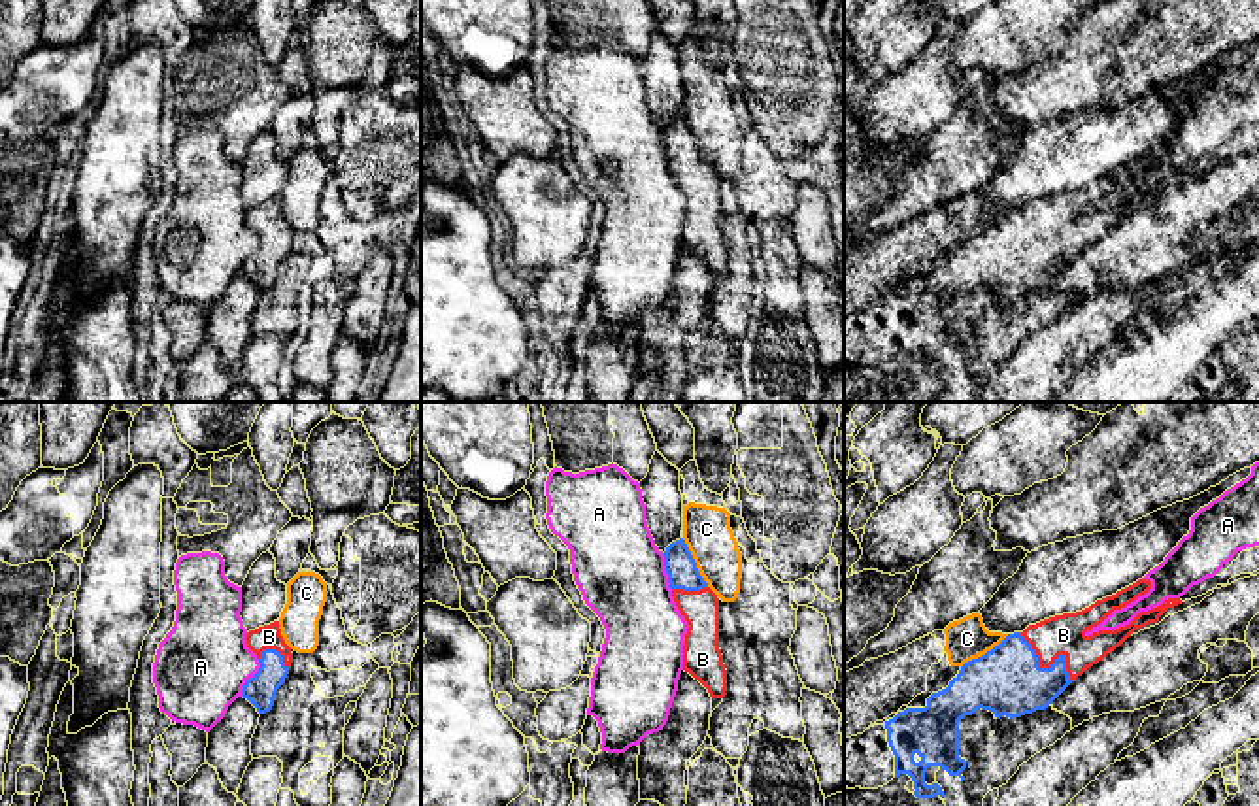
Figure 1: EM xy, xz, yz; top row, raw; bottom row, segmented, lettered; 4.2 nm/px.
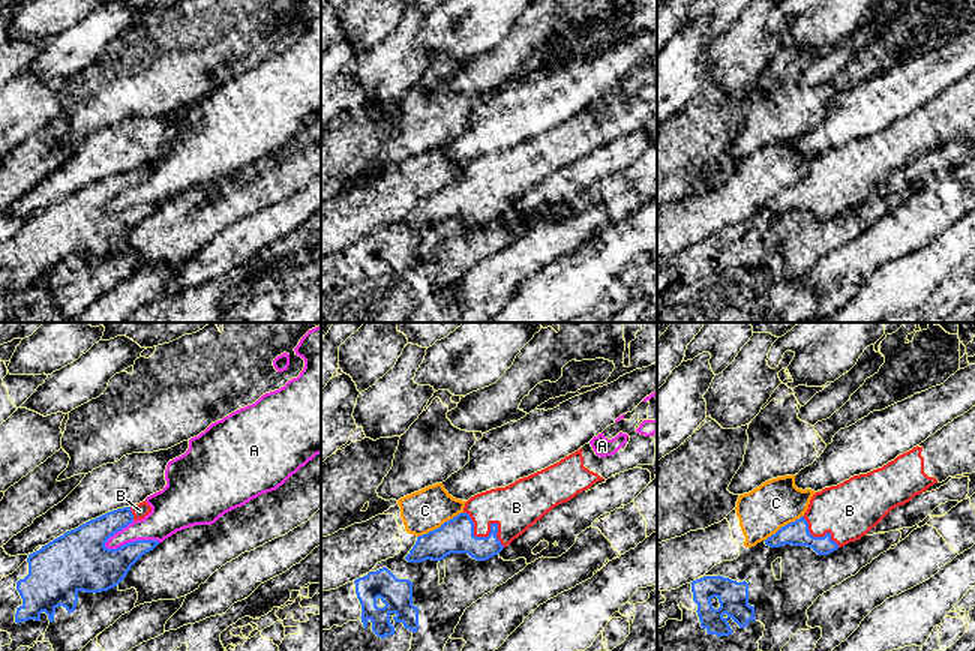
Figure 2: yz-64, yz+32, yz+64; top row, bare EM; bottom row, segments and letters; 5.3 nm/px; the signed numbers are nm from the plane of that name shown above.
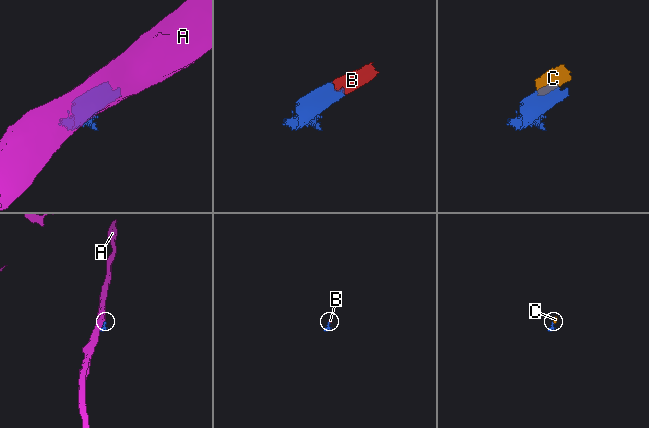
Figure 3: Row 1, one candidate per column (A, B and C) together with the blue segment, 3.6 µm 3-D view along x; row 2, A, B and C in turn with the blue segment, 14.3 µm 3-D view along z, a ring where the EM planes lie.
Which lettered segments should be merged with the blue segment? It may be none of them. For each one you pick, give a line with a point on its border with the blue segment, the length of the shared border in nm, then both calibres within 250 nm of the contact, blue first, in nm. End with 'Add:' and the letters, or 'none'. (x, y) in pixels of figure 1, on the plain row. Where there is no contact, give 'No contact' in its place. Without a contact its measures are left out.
B: Touches blue at yz (1048, 246). Shared border 300 nm. Thickness 300 nm (blue) against 180 nm
Add: B

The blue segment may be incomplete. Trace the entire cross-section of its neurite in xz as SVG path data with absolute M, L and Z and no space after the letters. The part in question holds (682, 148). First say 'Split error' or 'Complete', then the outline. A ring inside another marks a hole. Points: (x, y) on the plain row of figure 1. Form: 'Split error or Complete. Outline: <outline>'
Split error. Outline: M683 115L672 119L663 132L674 179L689 202L683 247L698 257L712 276L723 276L727 247L719 227L719 176L700 153Z

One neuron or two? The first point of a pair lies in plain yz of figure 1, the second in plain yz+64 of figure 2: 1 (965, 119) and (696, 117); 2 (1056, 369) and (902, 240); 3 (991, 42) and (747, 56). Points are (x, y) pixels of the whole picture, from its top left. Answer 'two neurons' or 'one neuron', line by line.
1: two neurons
2: one neuron
3: two neurons

